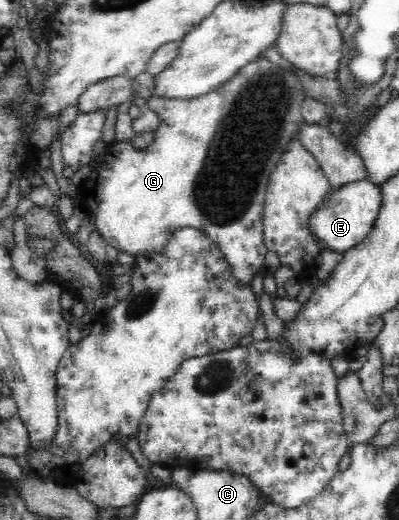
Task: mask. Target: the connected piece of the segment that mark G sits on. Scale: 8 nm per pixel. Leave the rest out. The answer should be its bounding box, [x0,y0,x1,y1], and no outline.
[76,55,305,285]

